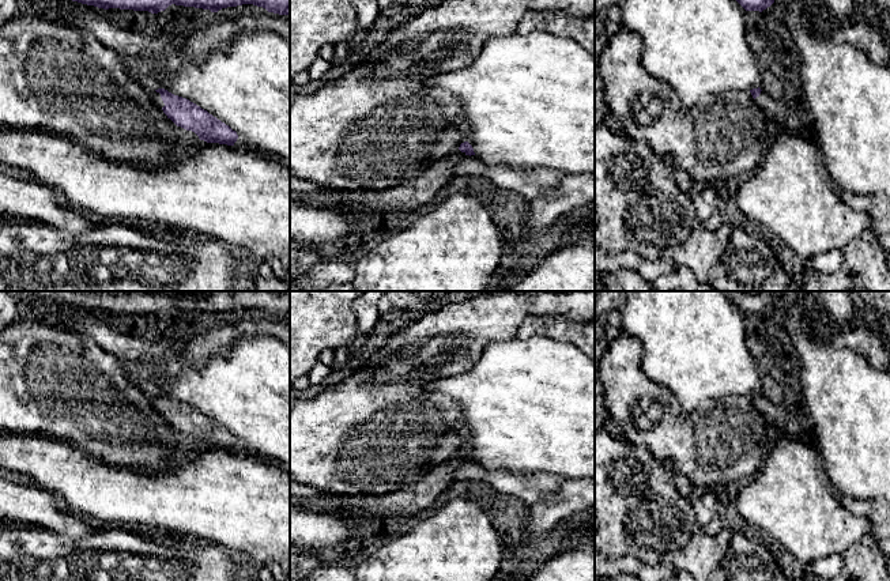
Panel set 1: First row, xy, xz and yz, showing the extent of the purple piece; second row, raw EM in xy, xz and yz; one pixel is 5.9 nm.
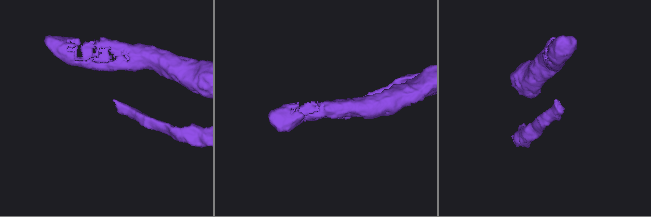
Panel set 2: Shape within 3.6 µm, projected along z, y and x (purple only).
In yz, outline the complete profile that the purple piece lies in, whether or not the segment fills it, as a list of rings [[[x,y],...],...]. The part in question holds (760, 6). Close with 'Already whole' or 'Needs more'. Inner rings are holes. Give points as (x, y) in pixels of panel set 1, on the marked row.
[[[736,0],[746,11],[759,11],[762,12],[770,7],[774,0]]]. Already whole

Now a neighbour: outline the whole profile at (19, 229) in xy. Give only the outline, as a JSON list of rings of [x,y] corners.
[[[122,220],[108,223],[105,227],[79,237],[72,237],[42,222],[4,223],[0,227],[0,291],[249,291],[244,273],[240,252],[203,235],[156,235],[151,229],[132,229]]]

